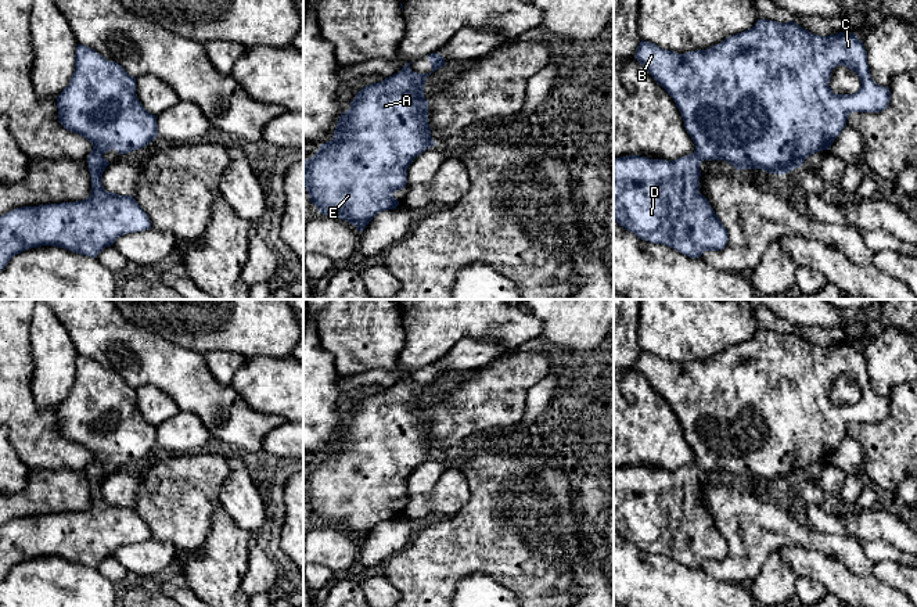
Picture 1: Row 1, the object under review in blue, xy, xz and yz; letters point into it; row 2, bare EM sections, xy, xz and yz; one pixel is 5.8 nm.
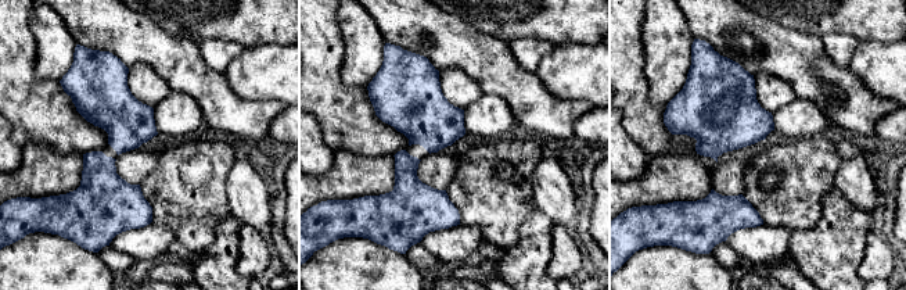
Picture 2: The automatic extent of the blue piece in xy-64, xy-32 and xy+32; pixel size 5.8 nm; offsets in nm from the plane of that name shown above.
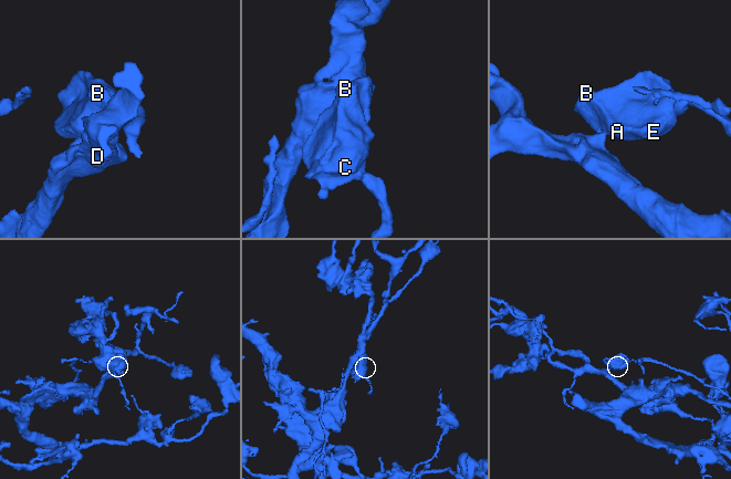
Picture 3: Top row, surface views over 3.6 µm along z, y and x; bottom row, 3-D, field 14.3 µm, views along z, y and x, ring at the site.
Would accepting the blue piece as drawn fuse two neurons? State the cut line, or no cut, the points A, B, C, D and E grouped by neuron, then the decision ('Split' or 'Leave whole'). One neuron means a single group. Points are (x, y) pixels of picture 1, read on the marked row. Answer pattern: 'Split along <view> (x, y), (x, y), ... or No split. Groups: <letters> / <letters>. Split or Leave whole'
No split. Groups: A B C D E. Leave whole

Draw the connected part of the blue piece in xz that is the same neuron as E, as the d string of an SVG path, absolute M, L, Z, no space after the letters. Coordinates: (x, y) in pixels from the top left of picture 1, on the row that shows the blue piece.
M428 55L432 71L417 73L407 62L400 72L356 93L350 108L341 114L334 139L303 162L303 186L319 212L346 220L362 233L371 219L399 201L392 195L406 187L407 169L413 159L435 146L428 123L428 101L424 97L425 78L442 68L445 58Z

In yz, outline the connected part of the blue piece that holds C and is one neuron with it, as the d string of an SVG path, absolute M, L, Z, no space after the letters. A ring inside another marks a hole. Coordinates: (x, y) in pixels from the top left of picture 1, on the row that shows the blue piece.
M758 19L751 29L733 35L719 44L684 54L641 40L634 58L673 98L695 150L675 161L640 155L614 158L614 220L644 241L668 245L690 258L700 258L705 251L723 249L729 241L726 227L709 201L700 193L702 161L722 159L737 170L762 169L784 175L802 166L809 155L830 150L846 126L851 112L880 112L888 108L891 100L889 87L873 80L864 44L855 33L819 36L792 21L783 24ZM838 65L845 65L859 76L862 86L856 93L835 94L831 90L828 82L833 69Z

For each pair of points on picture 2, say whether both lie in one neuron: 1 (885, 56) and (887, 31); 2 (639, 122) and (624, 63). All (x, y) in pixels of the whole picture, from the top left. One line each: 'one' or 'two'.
1: two
2: one

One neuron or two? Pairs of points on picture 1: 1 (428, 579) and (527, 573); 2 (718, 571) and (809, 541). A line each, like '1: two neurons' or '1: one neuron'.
1: one neuron
2: one neuron

